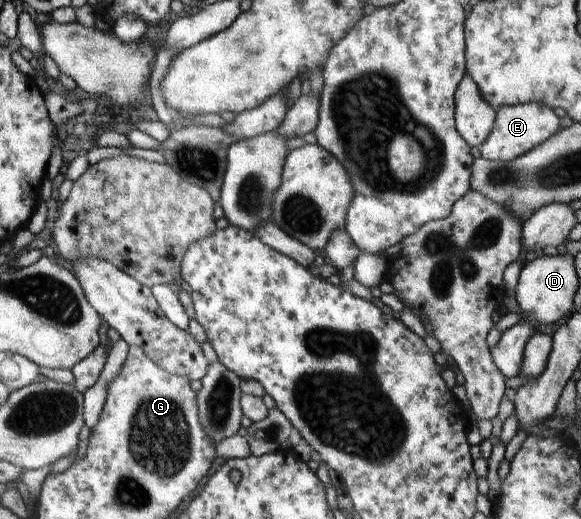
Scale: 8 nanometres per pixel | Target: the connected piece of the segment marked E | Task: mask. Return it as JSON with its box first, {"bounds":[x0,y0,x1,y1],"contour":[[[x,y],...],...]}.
{"bounds":[481,102,560,161],"contour":[[[538,102],[517,106],[502,106],[495,111],[495,122],[490,135],[482,144],[481,157],[492,161],[512,161],[544,143],[560,130],[560,118],[552,108]]]}

